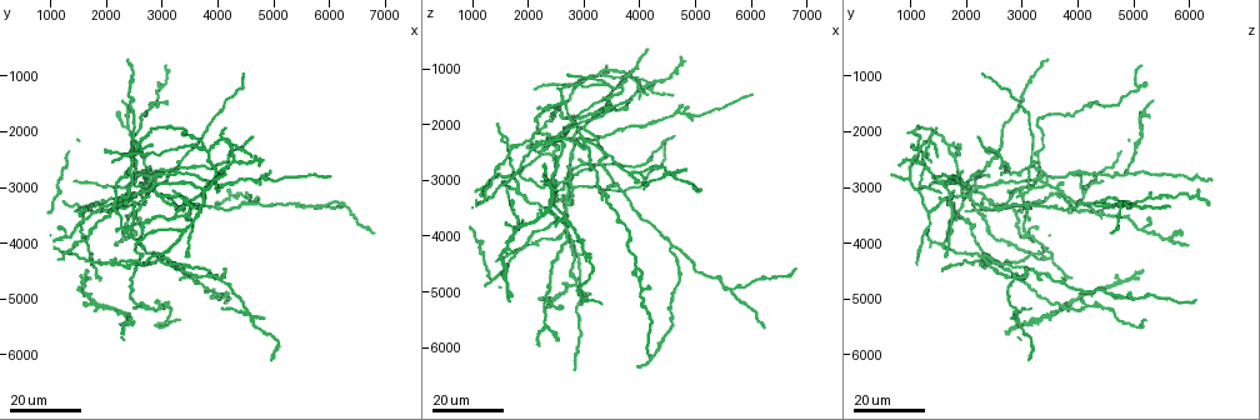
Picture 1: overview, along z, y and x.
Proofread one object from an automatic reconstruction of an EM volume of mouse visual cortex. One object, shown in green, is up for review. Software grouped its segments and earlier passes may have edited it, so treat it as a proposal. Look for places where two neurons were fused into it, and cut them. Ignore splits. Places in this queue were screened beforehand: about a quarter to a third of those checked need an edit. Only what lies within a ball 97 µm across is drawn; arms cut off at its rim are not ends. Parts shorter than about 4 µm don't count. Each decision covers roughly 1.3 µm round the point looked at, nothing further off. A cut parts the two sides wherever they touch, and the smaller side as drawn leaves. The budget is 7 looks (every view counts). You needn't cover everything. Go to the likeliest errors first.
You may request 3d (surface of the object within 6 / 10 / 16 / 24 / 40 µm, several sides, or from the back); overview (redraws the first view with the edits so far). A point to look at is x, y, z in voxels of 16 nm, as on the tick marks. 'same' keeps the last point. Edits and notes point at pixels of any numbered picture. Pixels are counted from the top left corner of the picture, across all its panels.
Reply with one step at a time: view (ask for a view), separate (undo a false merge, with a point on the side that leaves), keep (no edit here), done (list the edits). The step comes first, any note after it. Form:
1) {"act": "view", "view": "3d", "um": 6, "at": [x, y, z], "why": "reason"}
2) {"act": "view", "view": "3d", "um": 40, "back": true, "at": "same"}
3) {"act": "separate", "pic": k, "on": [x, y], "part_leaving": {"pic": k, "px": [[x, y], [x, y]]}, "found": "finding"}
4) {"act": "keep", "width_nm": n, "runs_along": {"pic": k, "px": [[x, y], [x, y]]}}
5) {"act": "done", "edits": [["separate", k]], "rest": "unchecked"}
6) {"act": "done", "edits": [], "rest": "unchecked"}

{"act": "view", "view": "3d", "um": 24, "at": [3050, 4300, 2250], "why": "four-way junction"}

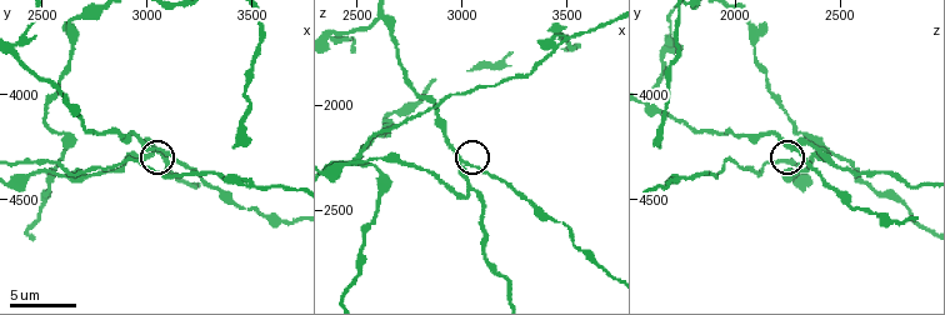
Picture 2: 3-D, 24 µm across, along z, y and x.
{"act": "view", "view": "3d", "um": 6, "at": [3050, 4260, 2290]}

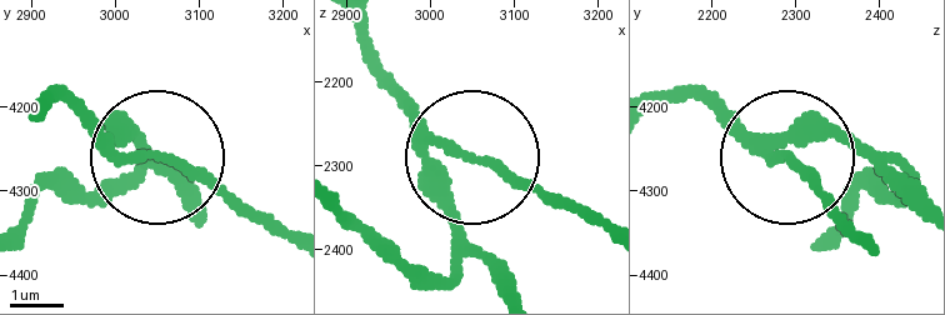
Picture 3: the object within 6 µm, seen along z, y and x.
{"act": "keep", "arms": 4, "runs_along": {"pic": 3, "px": [[659, 96], [713, 101], [843, 213]]}, "found": "one neuron here"}

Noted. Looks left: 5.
{"act": "view", "view": "3d", "um": 16, "at": [3800, 2300, 1150], "why": "branch point"}

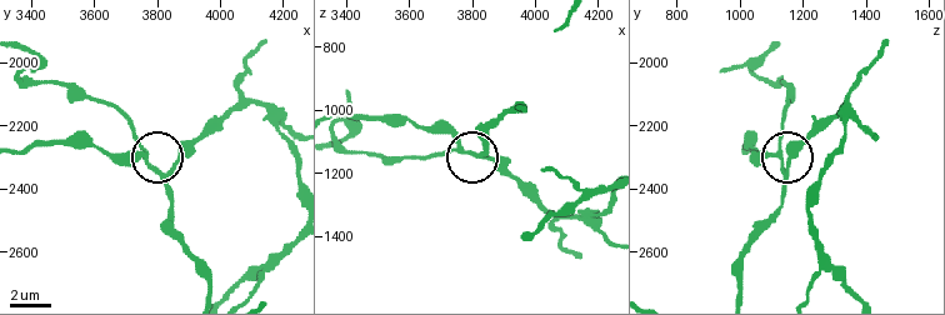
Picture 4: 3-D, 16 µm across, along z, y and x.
{"act": "view", "view": "3d", "um": 10, "at": [3830, 2360, 1150]}

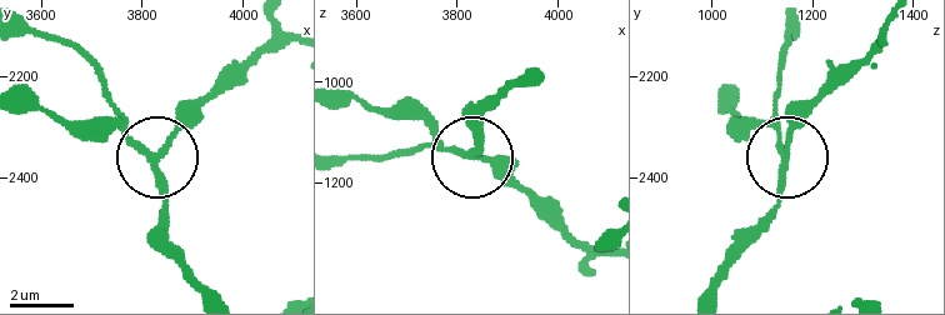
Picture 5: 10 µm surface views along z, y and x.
{"act": "keep", "runs_along": {"pic": 5, "px": [[165, 196], [160, 168], [103, 98]]}, "found": "all the same neuron"}

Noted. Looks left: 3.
{"act": "view", "view": "3d", "um": 24, "at": [4150, 2200, 1350], "why": "arms part here"}

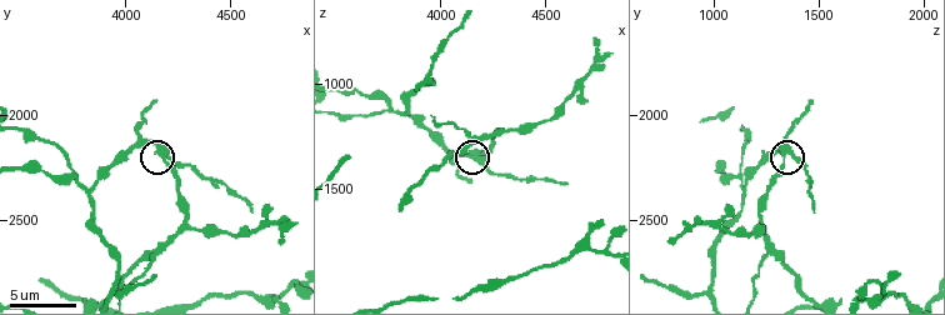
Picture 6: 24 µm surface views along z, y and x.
{"act": "view", "view": "3d", "um": 6, "at": [4180, 2190, 1340]}

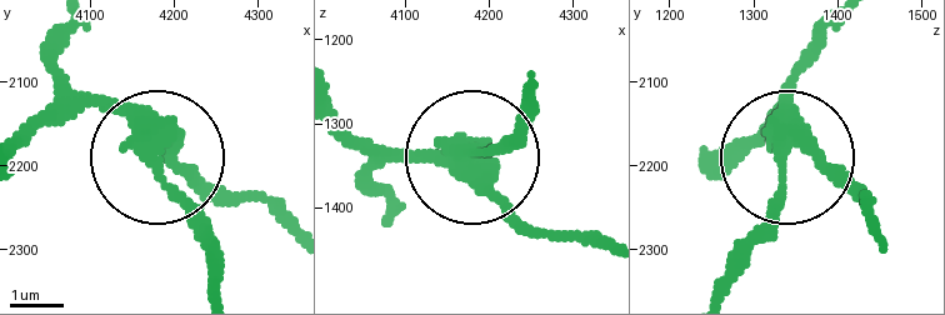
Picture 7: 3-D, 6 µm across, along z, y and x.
{"act": "keep", "side_arm_um": 9, "runs_along": {"pic": 7, "px": [[339, 115], [380, 146], [474, 160], [550, 236]]}, "found": "continuous, no second neuron"}

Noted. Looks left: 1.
{"act": "done", "edits": [], "rest": "unchecked"}

